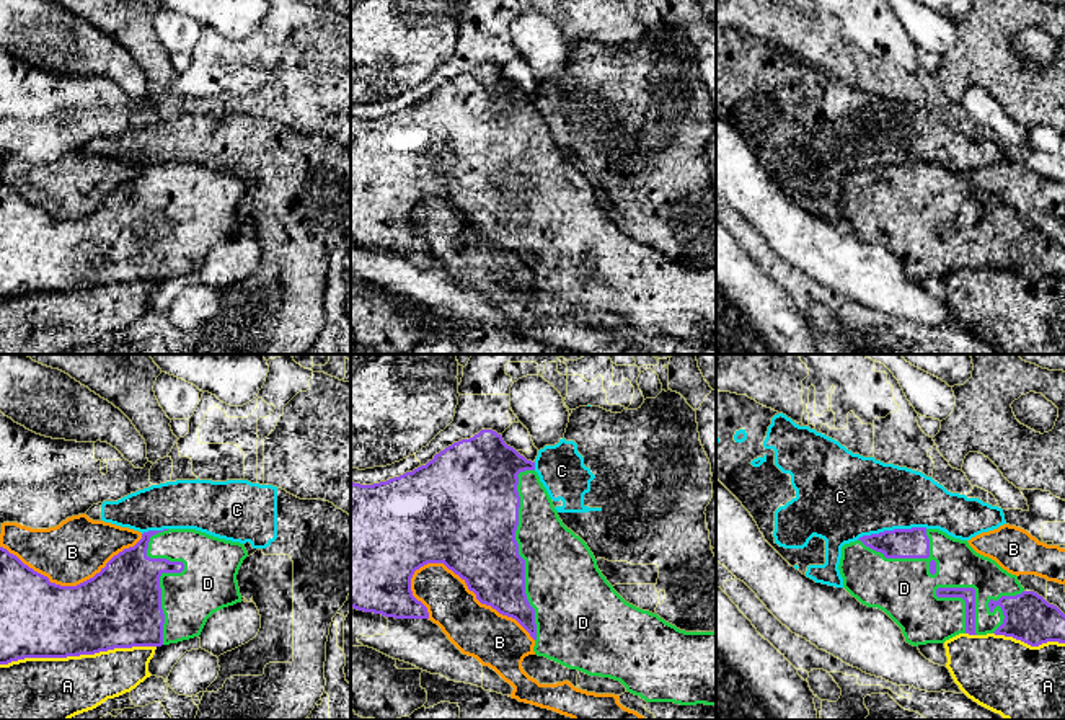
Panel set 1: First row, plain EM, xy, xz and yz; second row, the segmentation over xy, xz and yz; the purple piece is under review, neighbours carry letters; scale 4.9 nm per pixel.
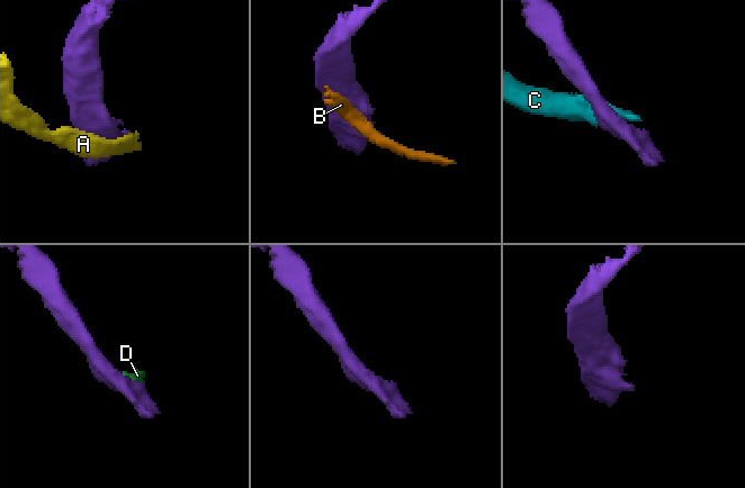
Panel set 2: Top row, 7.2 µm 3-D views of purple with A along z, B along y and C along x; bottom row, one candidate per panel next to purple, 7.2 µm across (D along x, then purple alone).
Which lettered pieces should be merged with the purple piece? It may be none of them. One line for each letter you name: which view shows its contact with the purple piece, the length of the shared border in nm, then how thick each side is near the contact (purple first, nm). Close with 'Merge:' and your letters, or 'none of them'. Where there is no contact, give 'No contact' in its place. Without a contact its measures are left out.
D: Touches purple in xz. Shared border 850 nm. Thickness 420 nm (purple) against 360 nm
Merge: D

